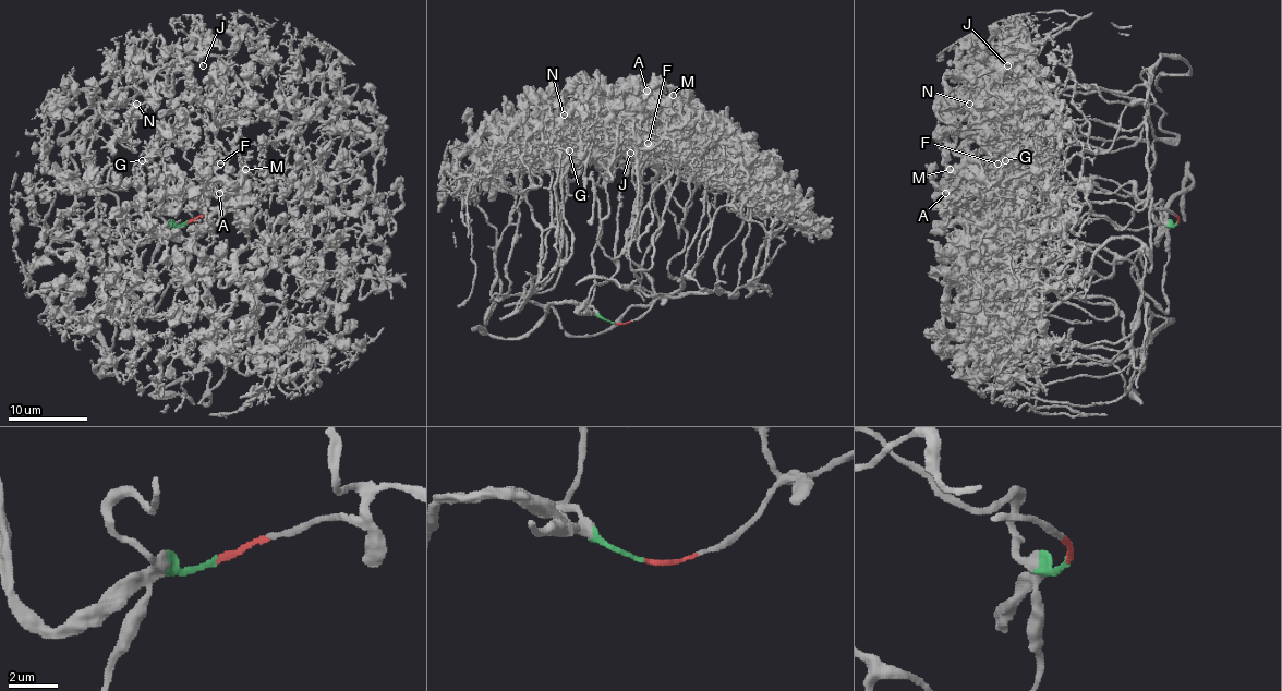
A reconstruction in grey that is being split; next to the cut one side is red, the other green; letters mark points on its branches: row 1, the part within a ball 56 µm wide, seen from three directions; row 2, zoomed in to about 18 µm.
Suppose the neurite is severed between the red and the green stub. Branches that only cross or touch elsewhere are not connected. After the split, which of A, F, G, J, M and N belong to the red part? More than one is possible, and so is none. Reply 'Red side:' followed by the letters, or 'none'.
Red side: A, F, M

